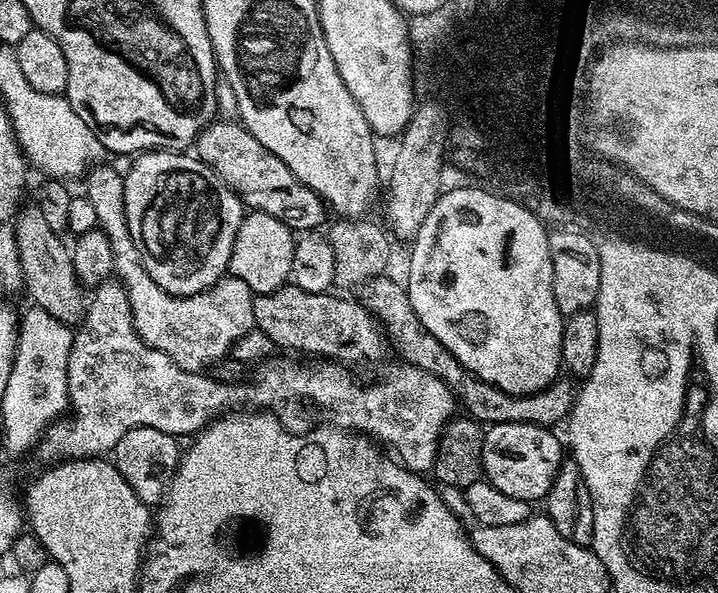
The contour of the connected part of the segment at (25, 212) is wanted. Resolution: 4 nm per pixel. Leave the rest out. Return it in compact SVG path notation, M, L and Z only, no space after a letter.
M35 206L21 207L16 217L16 245L22 270L22 288L37 308L46 310L63 324L72 326L83 317L86 311L86 292L80 279L74 274L71 251L62 241L61 233L46 226L42 210Z

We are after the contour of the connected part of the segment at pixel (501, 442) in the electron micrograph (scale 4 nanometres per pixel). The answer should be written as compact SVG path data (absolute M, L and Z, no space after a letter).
M522 422L491 425L484 433L482 446L483 479L502 490L502 494L510 494L510 498L543 501L559 474L560 463L566 458L565 445L554 433L552 428Z

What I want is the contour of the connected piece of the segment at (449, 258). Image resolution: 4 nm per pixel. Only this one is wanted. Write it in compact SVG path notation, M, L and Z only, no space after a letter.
M484 192L455 193L454 198L440 200L440 205L433 210L432 216L426 216L412 246L412 257L408 260L408 280L406 279L410 306L414 306L414 314L418 314L422 326L426 326L426 330L430 330L430 334L434 334L434 338L438 338L438 342L442 342L442 346L446 346L446 350L450 350L450 354L454 354L454 358L458 358L458 362L462 362L462 366L470 370L470 374L482 378L482 382L490 382L490 386L511 396L529 396L541 392L561 375L560 355L565 317L558 310L558 302L554 302L552 276L548 273L548 248L544 248L544 232L540 232L540 224L536 224L536 220L532 220L528 212L520 212L516 204L492 200L492 196L484 196Z

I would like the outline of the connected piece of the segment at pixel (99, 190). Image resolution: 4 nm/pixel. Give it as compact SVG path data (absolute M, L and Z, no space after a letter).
M96 166L87 173L86 195L90 206L94 206L98 227L110 238L110 250L114 254L112 267L115 279L126 290L130 302L134 330L146 346L162 350L183 372L203 373L204 368L219 362L232 351L234 342L256 327L254 318L254 293L242 278L230 274L218 281L212 288L189 296L172 296L150 274L146 274L144 263L140 261L141 250L130 238L130 226L126 222L126 198L124 197L124 177L112 168Z

